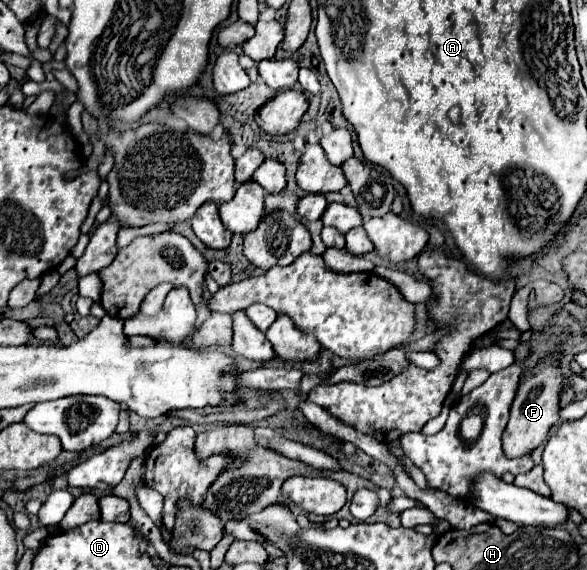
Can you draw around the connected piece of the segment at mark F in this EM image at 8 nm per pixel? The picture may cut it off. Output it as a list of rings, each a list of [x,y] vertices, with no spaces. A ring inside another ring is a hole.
[[[557,354],[541,360],[519,384],[517,396],[511,406],[511,418],[503,432],[503,452],[507,458],[521,458],[531,454],[541,442],[547,440],[553,424],[559,422],[559,392],[563,386],[561,370],[557,368]]]

